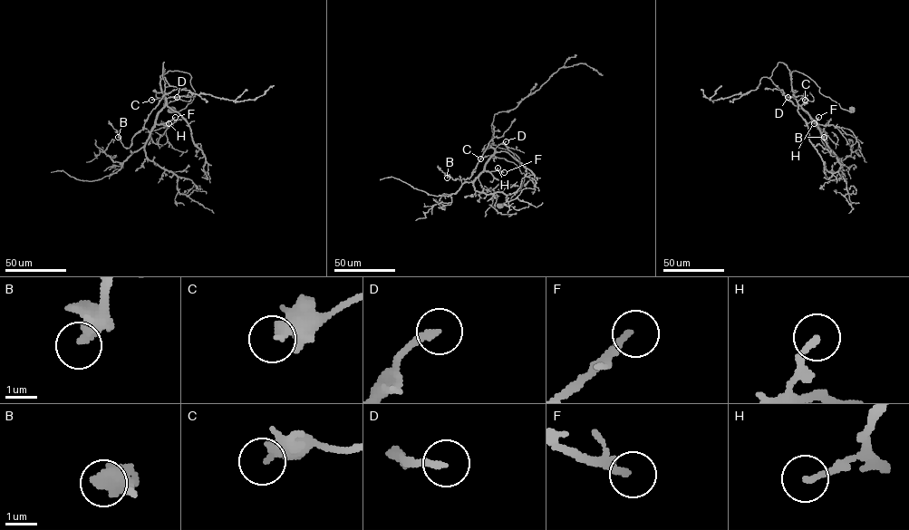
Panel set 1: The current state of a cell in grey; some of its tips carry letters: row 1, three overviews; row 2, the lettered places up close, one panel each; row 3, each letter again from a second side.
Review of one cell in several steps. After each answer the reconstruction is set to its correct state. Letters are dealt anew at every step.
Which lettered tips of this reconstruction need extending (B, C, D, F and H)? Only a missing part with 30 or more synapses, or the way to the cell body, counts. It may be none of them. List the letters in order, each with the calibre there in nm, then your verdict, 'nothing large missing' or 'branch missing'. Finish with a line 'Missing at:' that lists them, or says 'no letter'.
B: 300 nm thick; nothing large missing
C: 240 nm thick; nothing large missing
D: 200 nm thick; branch missing
F: 220 nm thick; branch missing
H: 200 nm thick; nothing large missing
Missing at: D, F

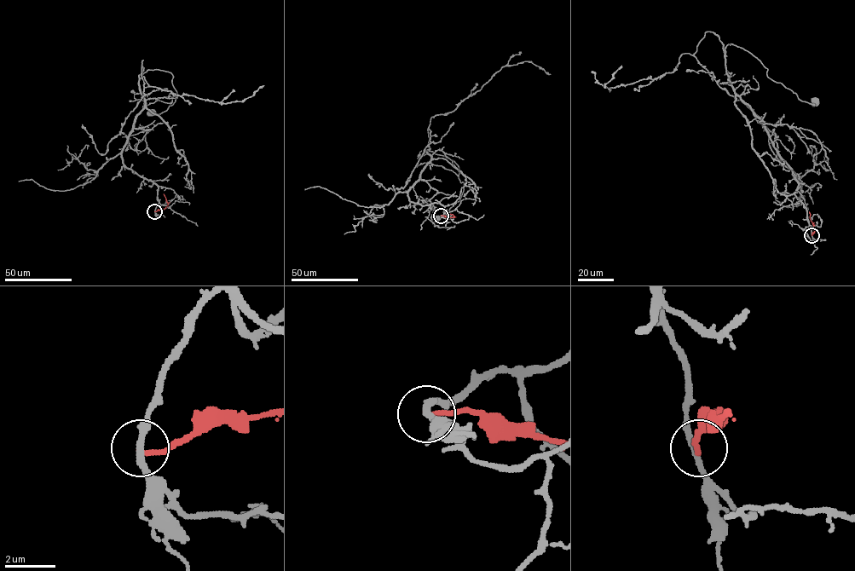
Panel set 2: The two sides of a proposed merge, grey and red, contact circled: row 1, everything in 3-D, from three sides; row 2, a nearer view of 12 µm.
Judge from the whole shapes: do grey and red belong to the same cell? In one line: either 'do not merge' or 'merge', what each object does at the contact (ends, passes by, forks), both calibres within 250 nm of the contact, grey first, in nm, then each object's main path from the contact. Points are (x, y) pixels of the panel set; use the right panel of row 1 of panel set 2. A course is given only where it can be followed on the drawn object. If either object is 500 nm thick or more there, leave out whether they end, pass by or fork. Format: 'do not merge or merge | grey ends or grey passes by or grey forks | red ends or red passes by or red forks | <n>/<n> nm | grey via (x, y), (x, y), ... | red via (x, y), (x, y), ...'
do not merge | grey passes by | red ends | 240/180 nm | grey via (811, 235), (790, 167), (733, 89), (725, 48), (731, 43), (751, 53), (772, 80), (800, 100), (814, 101) | red via (811, 235), (813, 227), (809, 211)

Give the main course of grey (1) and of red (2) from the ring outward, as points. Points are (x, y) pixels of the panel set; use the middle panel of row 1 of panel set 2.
1: (441, 216), (441, 204), (408, 195), (425, 151), (452, 159), (464, 182), (436, 217)
2: (441, 216), (453, 216), (450, 213)

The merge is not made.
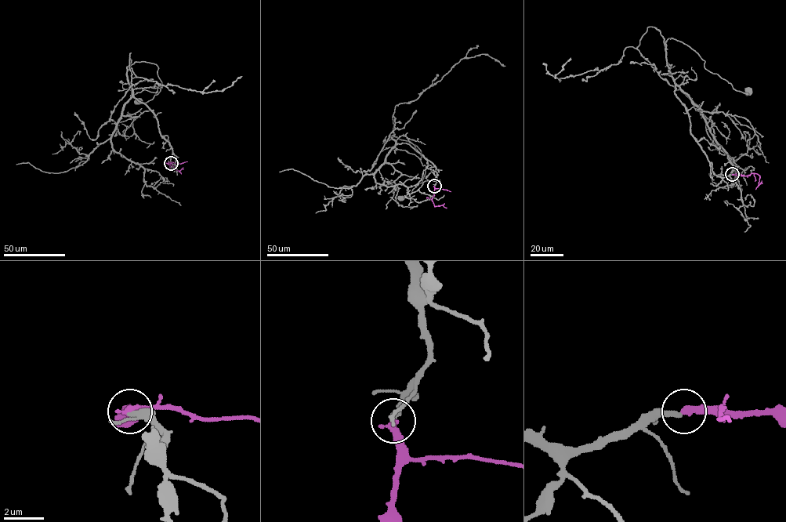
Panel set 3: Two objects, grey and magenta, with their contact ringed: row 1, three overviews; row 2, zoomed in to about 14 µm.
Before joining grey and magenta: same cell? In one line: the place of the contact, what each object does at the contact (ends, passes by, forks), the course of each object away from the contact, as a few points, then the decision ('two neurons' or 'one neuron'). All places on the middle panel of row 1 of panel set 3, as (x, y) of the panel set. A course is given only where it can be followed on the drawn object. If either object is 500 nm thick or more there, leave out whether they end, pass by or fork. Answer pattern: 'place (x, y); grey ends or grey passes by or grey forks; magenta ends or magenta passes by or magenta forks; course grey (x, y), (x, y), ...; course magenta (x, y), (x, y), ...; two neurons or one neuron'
place (434, 186); grey ends; magenta ends; course grey (434, 186), (434, 165), (390, 136), (414, 144), (425, 165), (422, 181), (400, 197); course magenta (434, 186), (432, 200), (434, 205), (442, 205), (447, 208); one neuron

